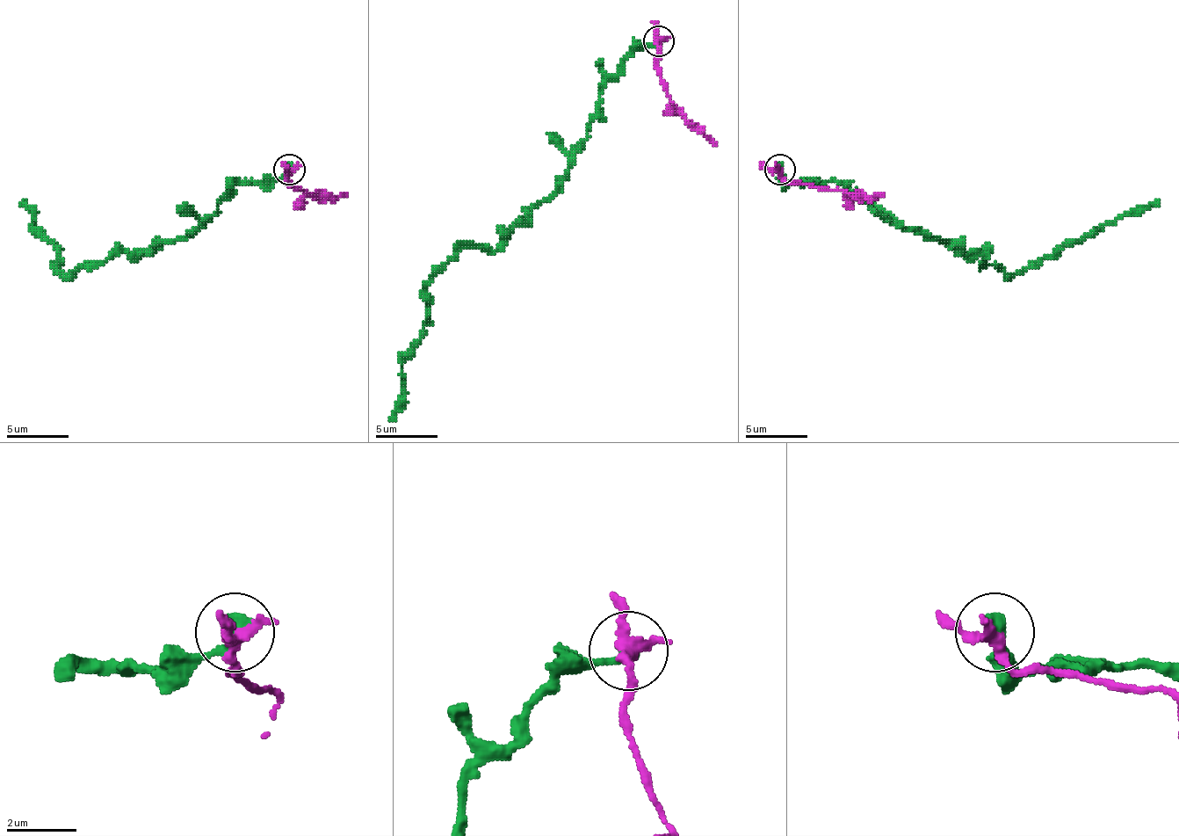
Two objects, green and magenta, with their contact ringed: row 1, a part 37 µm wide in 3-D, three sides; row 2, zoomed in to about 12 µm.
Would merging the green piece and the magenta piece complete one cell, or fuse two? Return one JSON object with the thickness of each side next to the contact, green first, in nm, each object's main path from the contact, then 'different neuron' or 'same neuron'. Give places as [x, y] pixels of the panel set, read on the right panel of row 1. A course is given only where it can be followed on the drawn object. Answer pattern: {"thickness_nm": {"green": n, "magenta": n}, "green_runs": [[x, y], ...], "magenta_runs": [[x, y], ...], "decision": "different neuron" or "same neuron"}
{"thickness_nm": {"green": 440, "magenta": 360}, "green_runs": [[778, 169], [788, 181], [835, 181], [906, 228], [988, 252], [986, 261], [1016, 273], [1159, 199]], "magenta_runs": [[778, 169], [788, 184], [828, 190], [884, 193]], "decision": "different neuron"}

